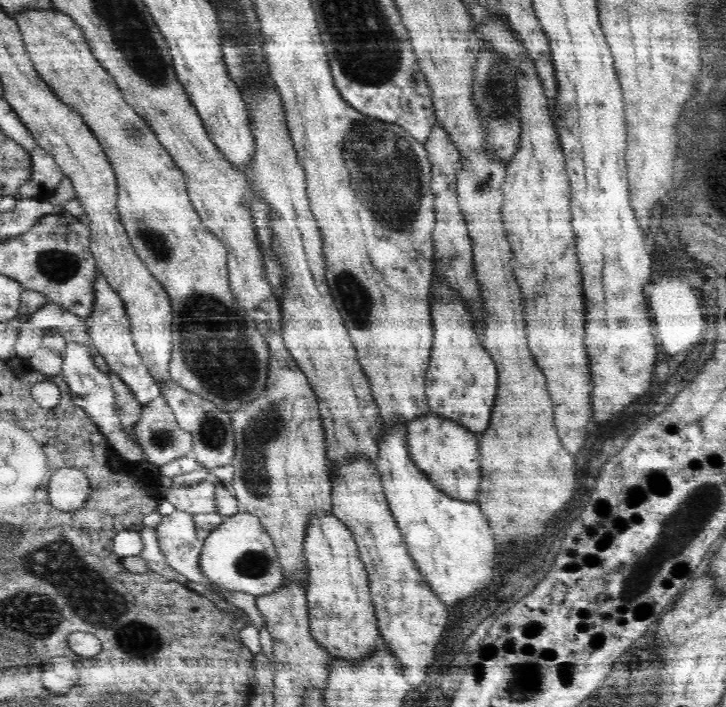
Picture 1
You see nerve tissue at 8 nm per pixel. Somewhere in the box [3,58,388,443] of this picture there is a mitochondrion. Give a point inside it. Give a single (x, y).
(215, 350)

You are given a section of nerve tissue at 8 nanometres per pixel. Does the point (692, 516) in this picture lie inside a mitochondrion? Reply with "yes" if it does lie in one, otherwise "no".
yes

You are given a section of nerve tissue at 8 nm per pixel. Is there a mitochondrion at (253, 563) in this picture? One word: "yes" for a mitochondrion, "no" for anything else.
yes

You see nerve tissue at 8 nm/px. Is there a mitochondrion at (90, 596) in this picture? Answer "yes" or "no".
yes

